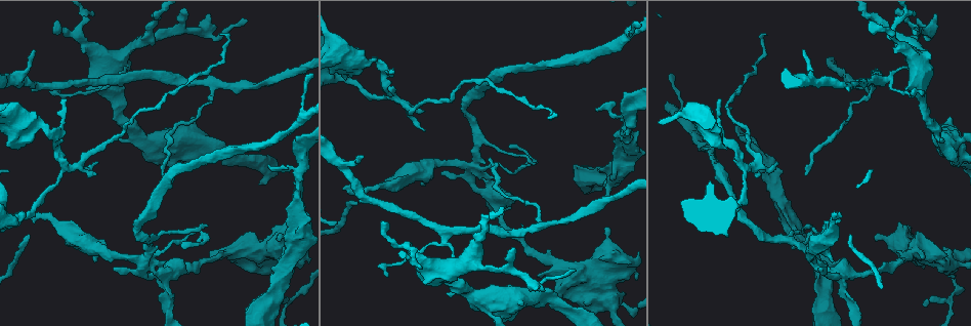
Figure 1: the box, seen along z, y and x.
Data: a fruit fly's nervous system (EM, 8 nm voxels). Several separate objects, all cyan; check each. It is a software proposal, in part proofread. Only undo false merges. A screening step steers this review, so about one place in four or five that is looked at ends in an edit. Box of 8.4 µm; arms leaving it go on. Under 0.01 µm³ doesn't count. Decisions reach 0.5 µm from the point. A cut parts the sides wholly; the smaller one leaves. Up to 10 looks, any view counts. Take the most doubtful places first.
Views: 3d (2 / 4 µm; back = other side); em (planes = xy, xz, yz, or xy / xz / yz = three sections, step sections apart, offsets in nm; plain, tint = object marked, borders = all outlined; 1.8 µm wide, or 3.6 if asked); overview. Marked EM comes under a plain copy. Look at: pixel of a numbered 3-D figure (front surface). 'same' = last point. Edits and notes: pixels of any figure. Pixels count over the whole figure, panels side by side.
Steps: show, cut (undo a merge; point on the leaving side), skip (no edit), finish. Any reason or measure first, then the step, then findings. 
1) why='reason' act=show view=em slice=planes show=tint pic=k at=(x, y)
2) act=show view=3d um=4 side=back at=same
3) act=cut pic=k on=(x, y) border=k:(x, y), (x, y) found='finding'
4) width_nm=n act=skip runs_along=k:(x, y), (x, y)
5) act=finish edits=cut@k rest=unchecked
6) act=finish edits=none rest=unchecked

act=show view=3d um=2 pic=1 at=(144, 262)

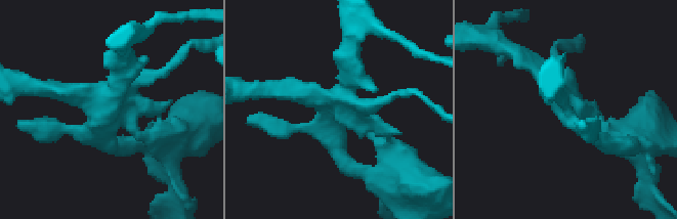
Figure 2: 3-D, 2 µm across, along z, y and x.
arms=4 why='shape alone is not enough' act=show view=em slice=yz step=8 show=tint pic=2 at=(343, 102)

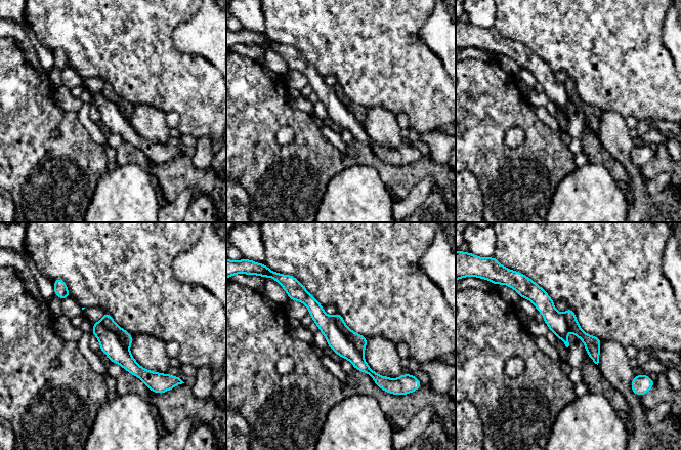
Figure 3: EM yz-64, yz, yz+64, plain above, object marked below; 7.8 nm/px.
act=show view=em slice=planes show=borders at=same

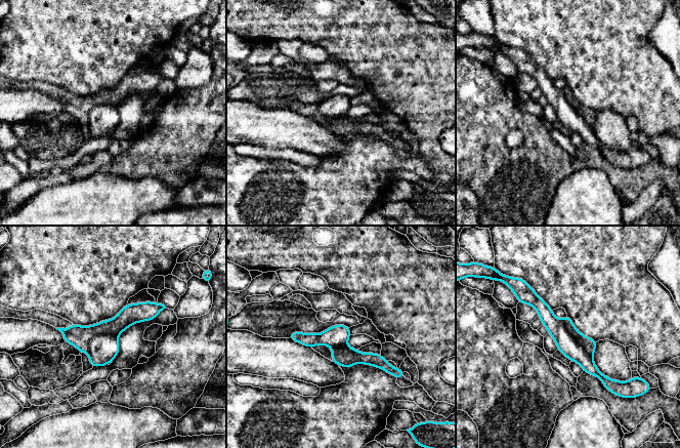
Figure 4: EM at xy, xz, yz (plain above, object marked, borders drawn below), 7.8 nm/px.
width_nm=190 act=cut pic=4 on=(588, 343) part_leaving=4:(161, 307), (66, 336) found='two neurons meet here'

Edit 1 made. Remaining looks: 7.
why='side arm on a straight run' act=show view=3d um=2 pic=1 at=(77, 36)

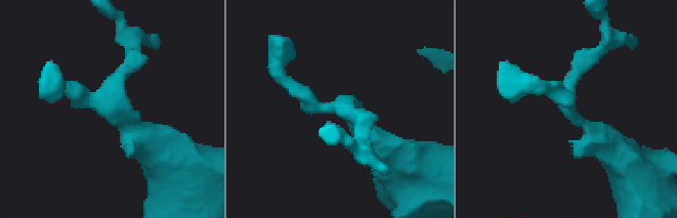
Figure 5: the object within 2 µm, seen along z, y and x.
arms=3 act=show view=em slice=xz step=4 show=tint pic=5 at=(346, 104)

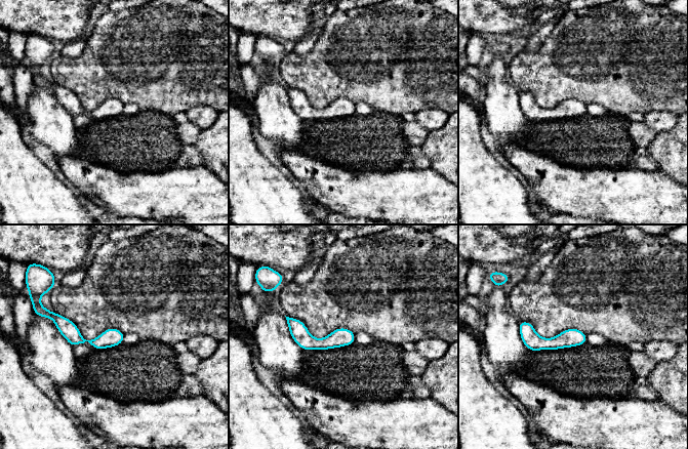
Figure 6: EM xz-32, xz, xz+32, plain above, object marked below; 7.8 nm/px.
act=skip found='all the same neuron'

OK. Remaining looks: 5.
why='a fork' act=show view=em slice=planes show=tint pic=1 at=(158, 140)

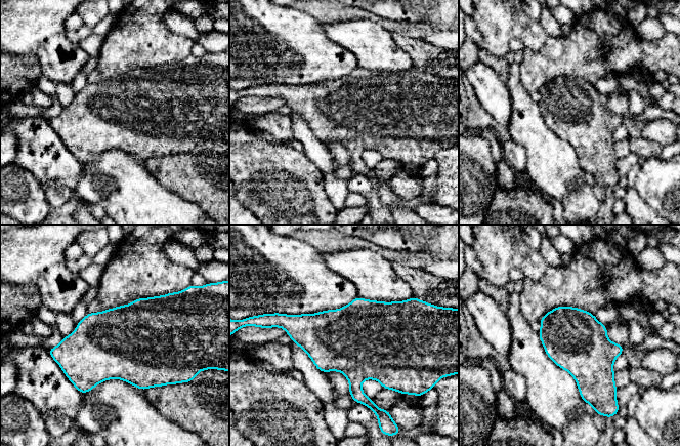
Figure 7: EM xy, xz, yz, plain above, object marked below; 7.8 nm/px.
act=skip found='one neuron here'

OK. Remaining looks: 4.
act=finish edits=cut@4 rest=unchecked

